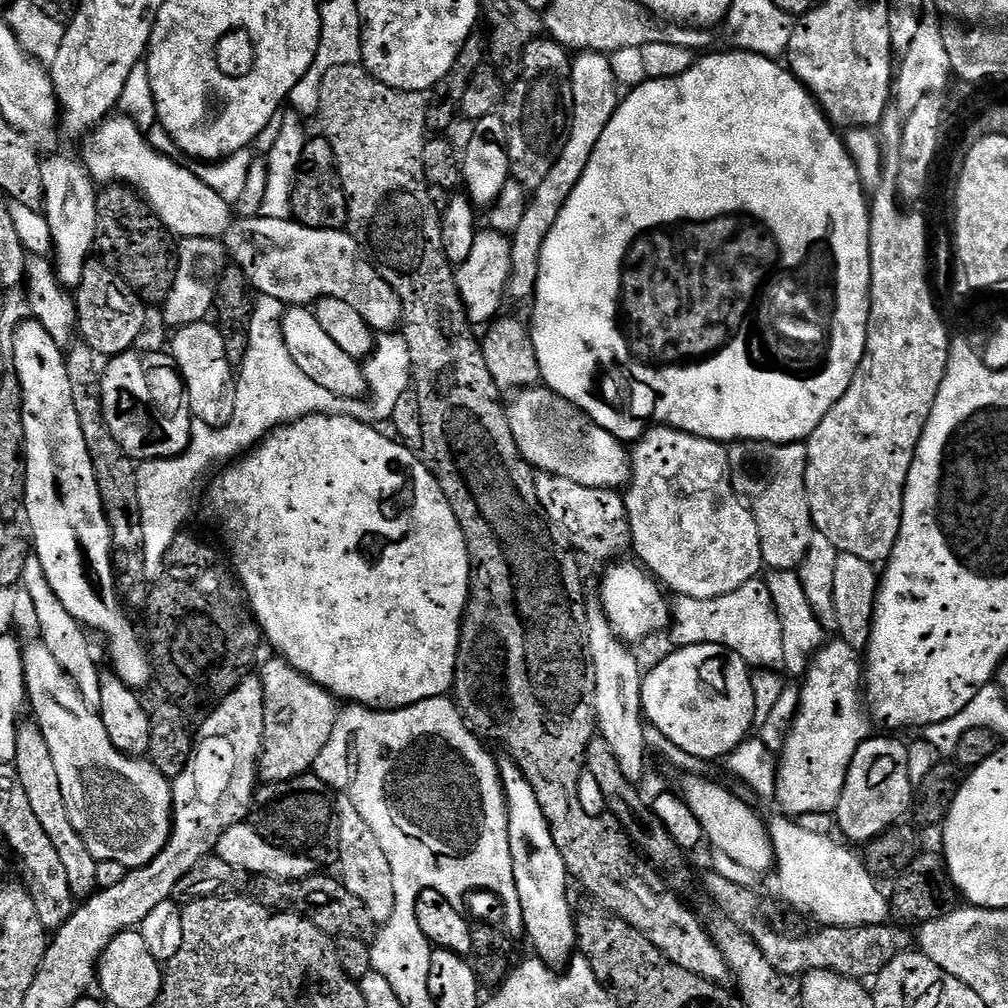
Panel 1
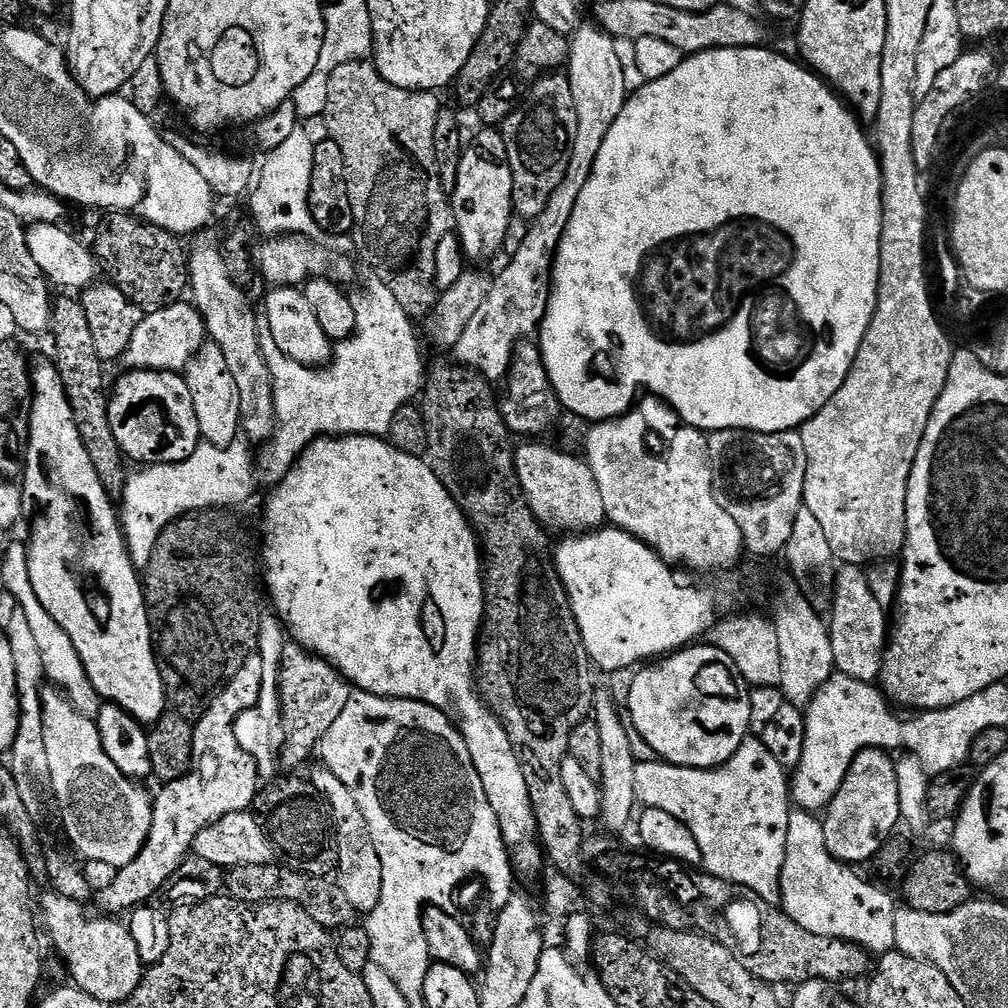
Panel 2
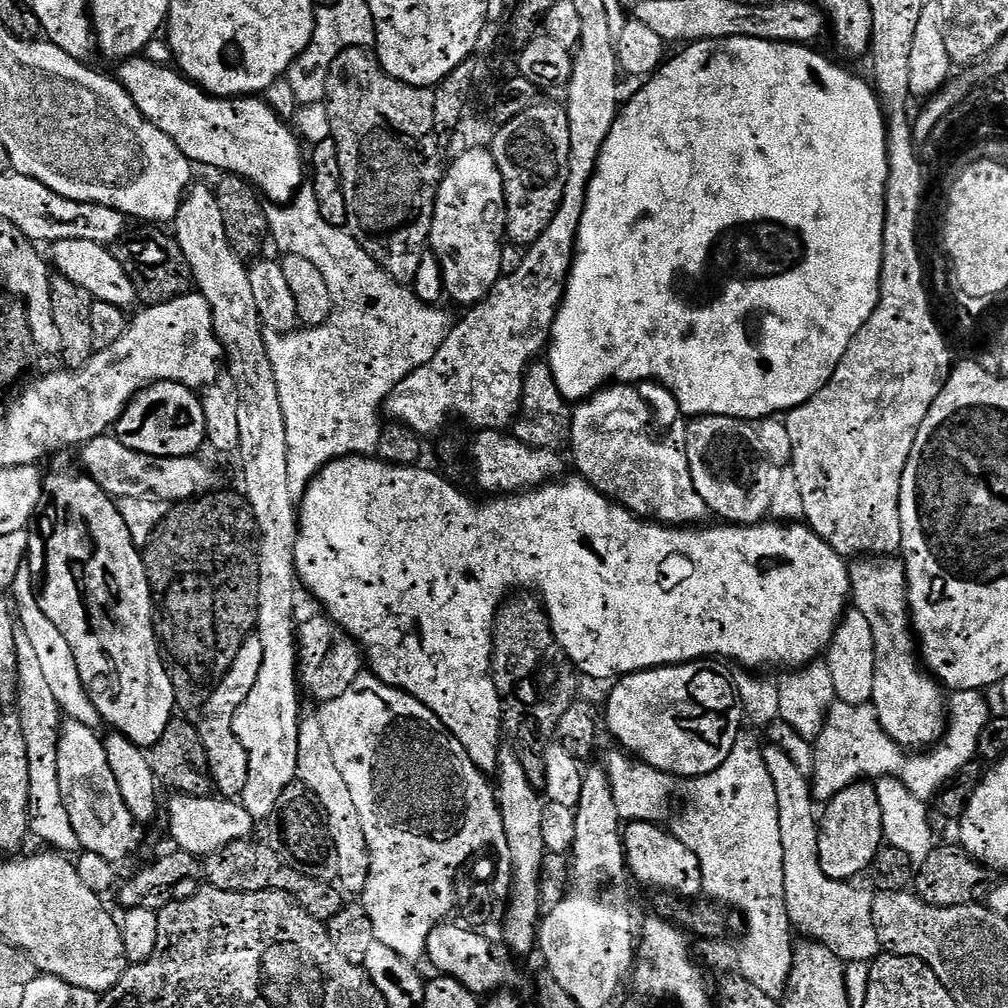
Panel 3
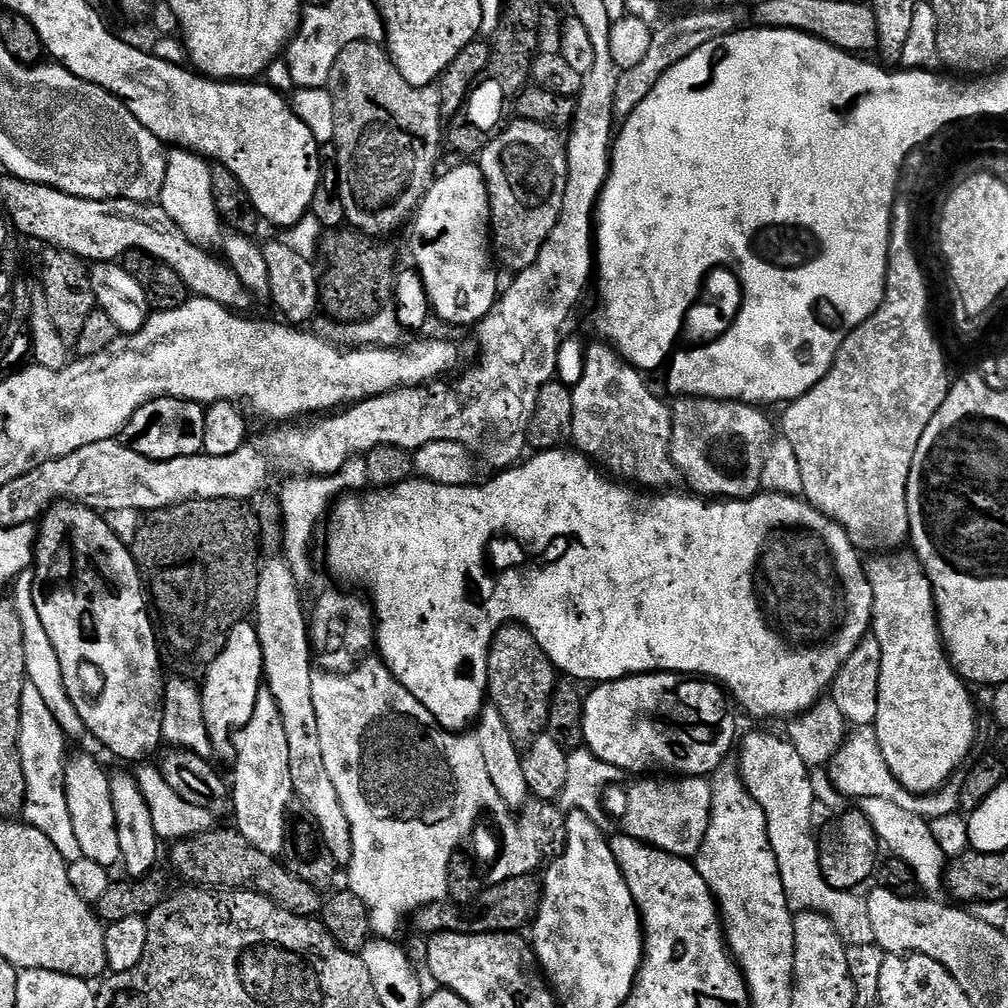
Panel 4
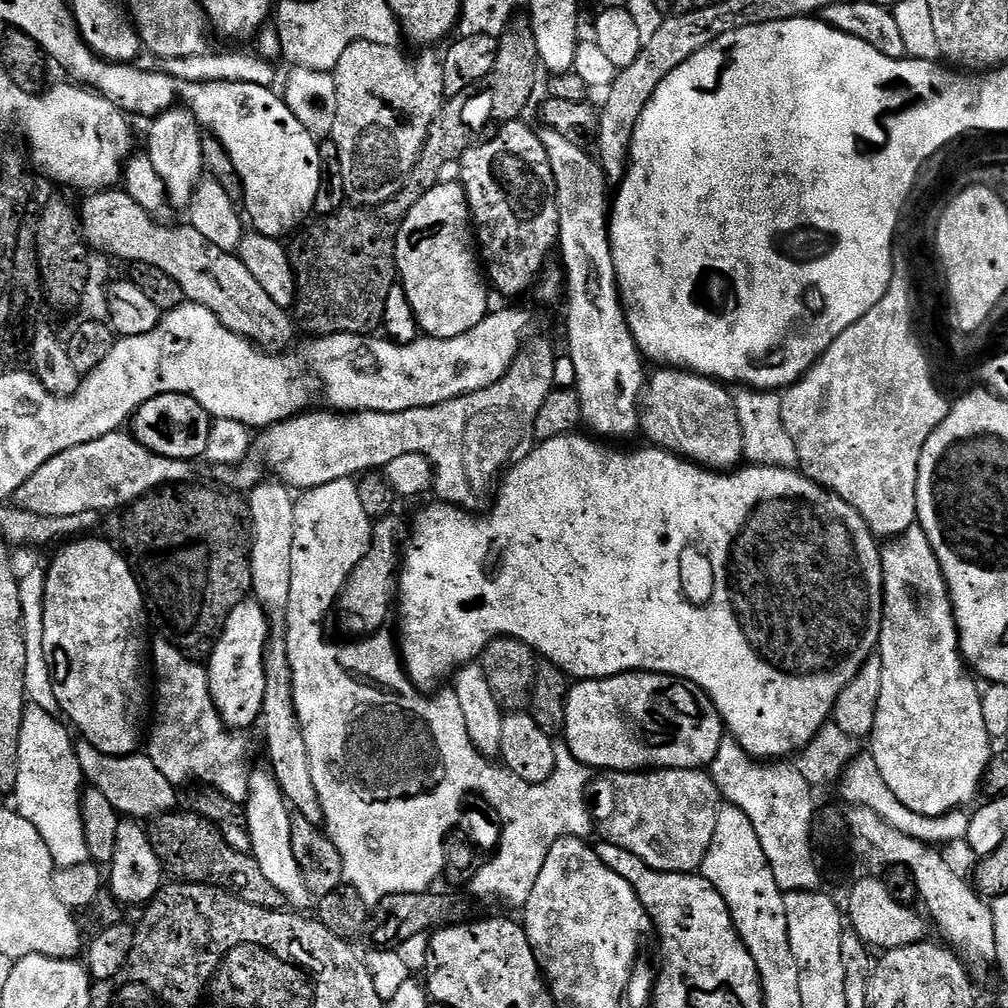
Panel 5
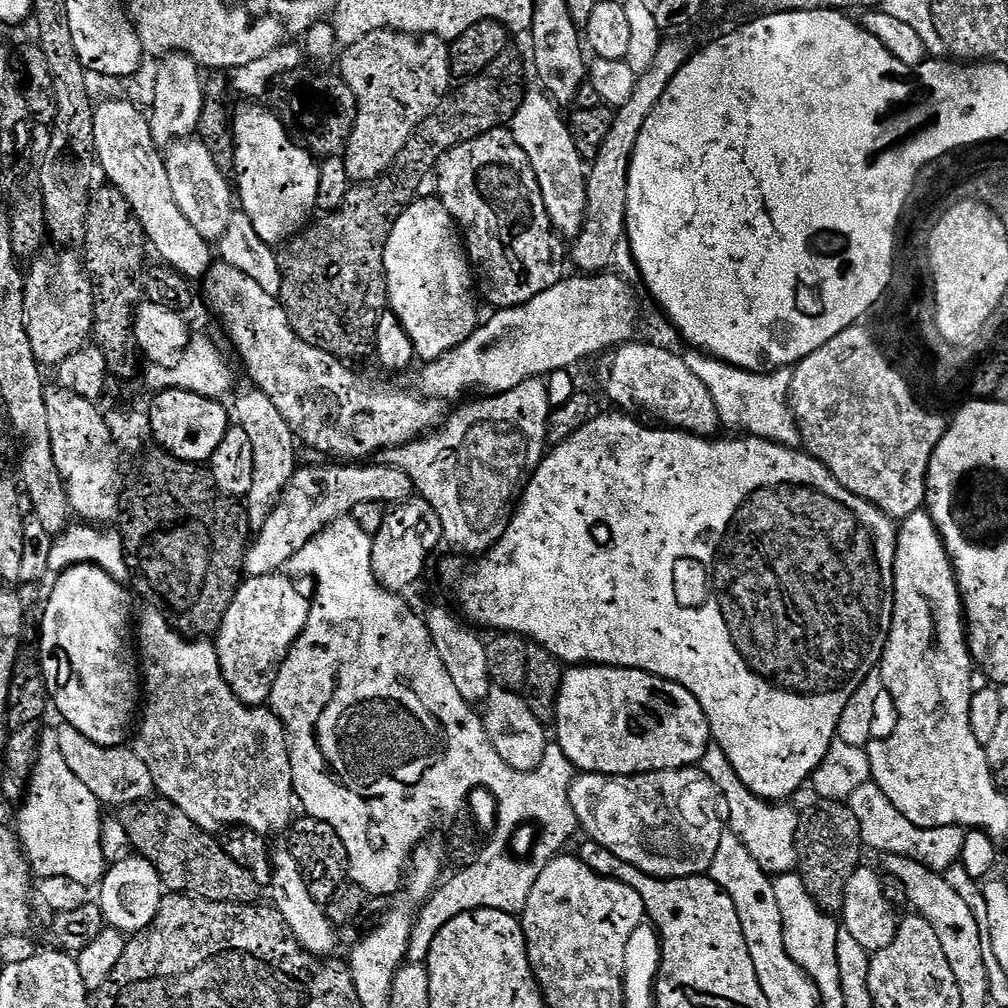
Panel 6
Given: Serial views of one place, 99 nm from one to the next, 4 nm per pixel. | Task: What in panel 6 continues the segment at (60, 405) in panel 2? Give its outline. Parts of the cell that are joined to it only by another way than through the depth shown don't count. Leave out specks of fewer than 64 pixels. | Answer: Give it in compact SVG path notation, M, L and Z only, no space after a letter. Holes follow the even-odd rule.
M93 563L75 564L55 577L56 585L48 596L44 617L40 620L40 673L48 687L50 704L60 711L63 723L86 734L98 746L119 748L129 739L142 704L142 669L138 663L138 648L134 643L132 600L134 596L121 581Z

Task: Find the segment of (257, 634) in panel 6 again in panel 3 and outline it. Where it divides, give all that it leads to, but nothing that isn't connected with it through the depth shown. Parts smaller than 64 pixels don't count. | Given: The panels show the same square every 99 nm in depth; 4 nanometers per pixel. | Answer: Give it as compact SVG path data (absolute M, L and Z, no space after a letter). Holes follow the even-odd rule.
M253 634L242 642L242 650L238 650L238 658L234 658L234 666L223 678L220 685L209 700L204 703L199 713L198 727L202 746L208 759L208 775L212 778L215 791L224 798L236 798L241 795L246 786L246 774L248 773L248 759L246 750L236 741L236 735L232 729L232 714L234 706L250 694L254 687L254 681L258 678L258 669L262 666L262 642L260 637Z

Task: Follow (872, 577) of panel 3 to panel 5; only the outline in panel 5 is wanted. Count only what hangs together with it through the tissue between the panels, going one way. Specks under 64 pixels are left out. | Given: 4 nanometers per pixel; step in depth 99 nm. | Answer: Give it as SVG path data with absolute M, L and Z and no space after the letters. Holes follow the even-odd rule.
M913 526L906 529L902 535L889 539L881 547L880 562L884 575L884 613L880 619L880 643L878 645L878 655L882 662L882 678L880 679L880 697L874 718L874 730L870 737L870 743L872 743L870 755L878 766L878 774L882 774L882 782L886 782L890 794L894 794L894 798L898 798L898 802L902 802L902 806L906 806L919 816L945 816L948 812L968 806L964 804L970 803L975 798L976 792L978 796L982 788L984 768L988 765L989 749L987 750L987 748L990 743L985 723L981 720L980 697L982 692L979 687L976 689L977 681L970 675L964 658L960 655L960 634L956 631L952 600L948 597L948 583L944 581L938 558L923 530L918 526Z

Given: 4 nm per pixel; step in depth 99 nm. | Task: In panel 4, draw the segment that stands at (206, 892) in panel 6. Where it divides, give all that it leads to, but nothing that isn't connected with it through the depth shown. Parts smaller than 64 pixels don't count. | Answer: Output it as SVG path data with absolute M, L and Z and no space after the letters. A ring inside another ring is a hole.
M213 826L197 836L188 836L171 845L172 864L182 879L189 885L203 886L213 890L243 890L257 892L267 900L273 900L280 908L295 916L316 918L321 915L321 889L315 884L298 878L283 863L274 862L273 857L262 854L235 827Z

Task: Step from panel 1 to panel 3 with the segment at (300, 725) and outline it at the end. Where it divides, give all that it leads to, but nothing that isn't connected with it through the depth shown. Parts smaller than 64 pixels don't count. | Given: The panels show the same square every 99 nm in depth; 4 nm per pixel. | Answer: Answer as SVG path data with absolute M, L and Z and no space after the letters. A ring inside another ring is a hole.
M327 615L312 616L296 629L296 655L298 680L317 702L333 700L338 694L346 694L350 682L362 675L362 649L343 628Z

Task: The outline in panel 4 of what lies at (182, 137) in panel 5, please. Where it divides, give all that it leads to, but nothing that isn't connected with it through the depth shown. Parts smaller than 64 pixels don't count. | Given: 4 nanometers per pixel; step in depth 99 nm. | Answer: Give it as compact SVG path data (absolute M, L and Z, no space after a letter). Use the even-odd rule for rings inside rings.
M172 150L167 153L166 182L160 191L159 207L174 218L174 222L199 248L216 250L222 244L222 221L214 202L212 189L212 164L205 157L187 150Z

